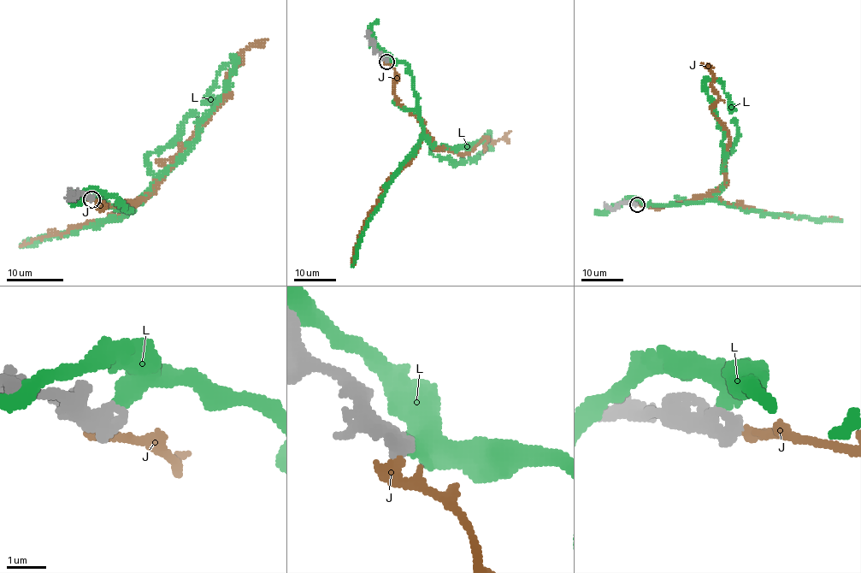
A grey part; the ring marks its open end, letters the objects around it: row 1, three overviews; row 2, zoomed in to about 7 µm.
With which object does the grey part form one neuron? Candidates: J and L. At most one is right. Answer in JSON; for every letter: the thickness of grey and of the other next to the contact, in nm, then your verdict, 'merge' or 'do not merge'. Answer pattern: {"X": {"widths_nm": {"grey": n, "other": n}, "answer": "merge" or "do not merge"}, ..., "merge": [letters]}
{"J": {"widths_nm": {"grey": 440, "other": 280}, "answer": "merge"}, "L": {"widths_nm": {"grey": 440, "other": 480}, "answer": "do not merge"}, "merge": ["J"]}

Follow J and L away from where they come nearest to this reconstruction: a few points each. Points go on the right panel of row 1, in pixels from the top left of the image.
J: (637, 203), (688, 202), (724, 180), (729, 132), (710, 107), (718, 95), (700, 62)
L: (635, 202), (703, 203), (712, 197), (724, 180), (725, 151), (707, 80), (722, 83), (729, 112)

